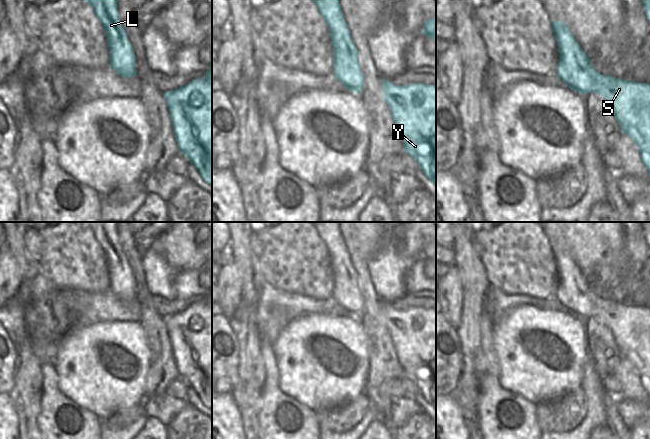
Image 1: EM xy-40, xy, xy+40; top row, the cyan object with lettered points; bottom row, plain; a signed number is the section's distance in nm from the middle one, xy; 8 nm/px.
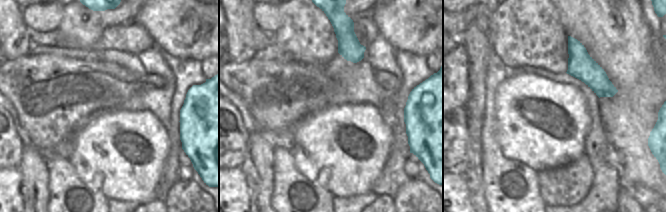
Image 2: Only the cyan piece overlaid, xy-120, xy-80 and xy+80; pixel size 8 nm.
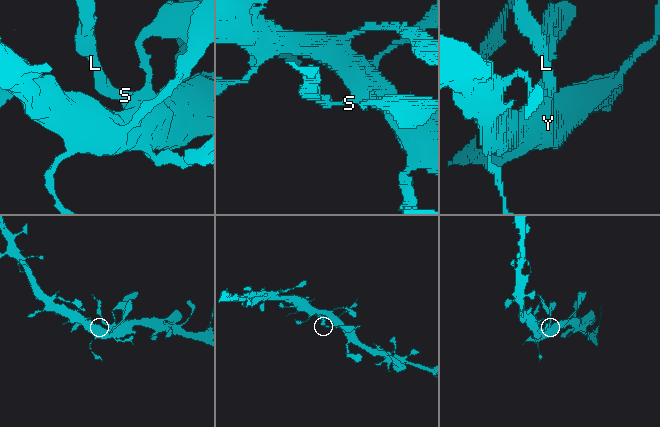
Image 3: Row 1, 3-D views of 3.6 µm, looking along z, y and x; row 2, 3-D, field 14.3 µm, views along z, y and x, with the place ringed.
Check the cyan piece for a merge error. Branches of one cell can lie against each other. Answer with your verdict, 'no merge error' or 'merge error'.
merge error

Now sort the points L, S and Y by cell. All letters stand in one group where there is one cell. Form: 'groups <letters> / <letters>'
groups L / S Y

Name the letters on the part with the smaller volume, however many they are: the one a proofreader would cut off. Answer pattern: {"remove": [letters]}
{"remove": ["L"]}

